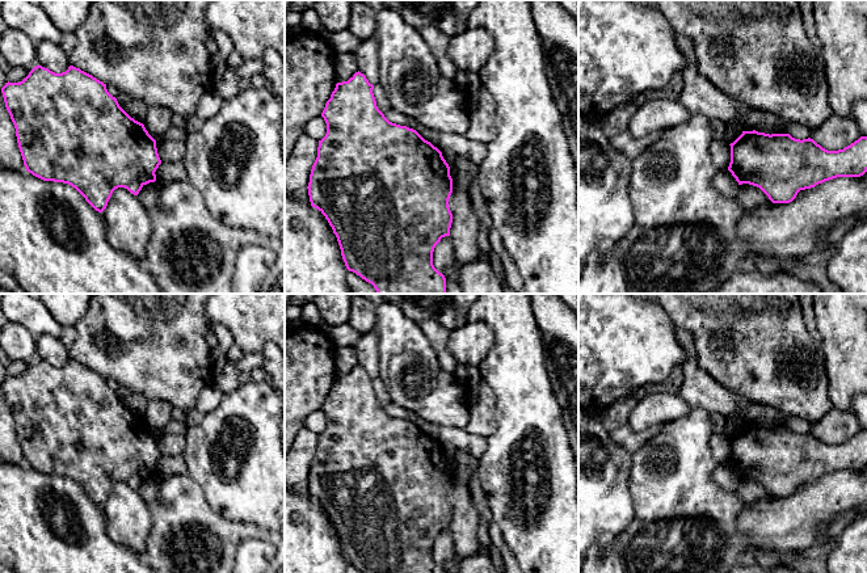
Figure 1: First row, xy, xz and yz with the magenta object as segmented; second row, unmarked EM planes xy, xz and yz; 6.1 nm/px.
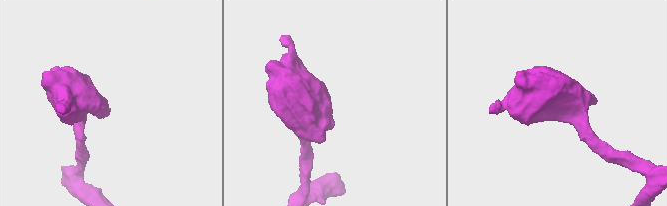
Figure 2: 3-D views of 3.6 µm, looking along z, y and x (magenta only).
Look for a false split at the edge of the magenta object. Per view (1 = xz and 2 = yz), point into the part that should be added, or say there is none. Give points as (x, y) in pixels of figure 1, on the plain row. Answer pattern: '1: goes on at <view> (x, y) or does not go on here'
1: does not go on here
2: does not go on here

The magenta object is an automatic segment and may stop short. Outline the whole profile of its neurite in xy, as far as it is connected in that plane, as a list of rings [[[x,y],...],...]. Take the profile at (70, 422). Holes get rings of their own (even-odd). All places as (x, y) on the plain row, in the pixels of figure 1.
[[[35,359],[20,376],[7,376],[1,382],[5,401],[16,422],[18,442],[29,467],[43,473],[68,477],[98,506],[102,506],[118,481],[138,489],[142,481],[156,475],[156,463],[161,458],[156,434],[144,418],[131,412],[113,391],[106,378],[92,368],[70,359],[66,366],[55,367]]]

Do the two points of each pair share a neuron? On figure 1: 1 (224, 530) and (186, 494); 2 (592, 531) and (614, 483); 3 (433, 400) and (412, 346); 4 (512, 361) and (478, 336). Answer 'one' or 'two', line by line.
1: one
2: one
3: one
4: two

